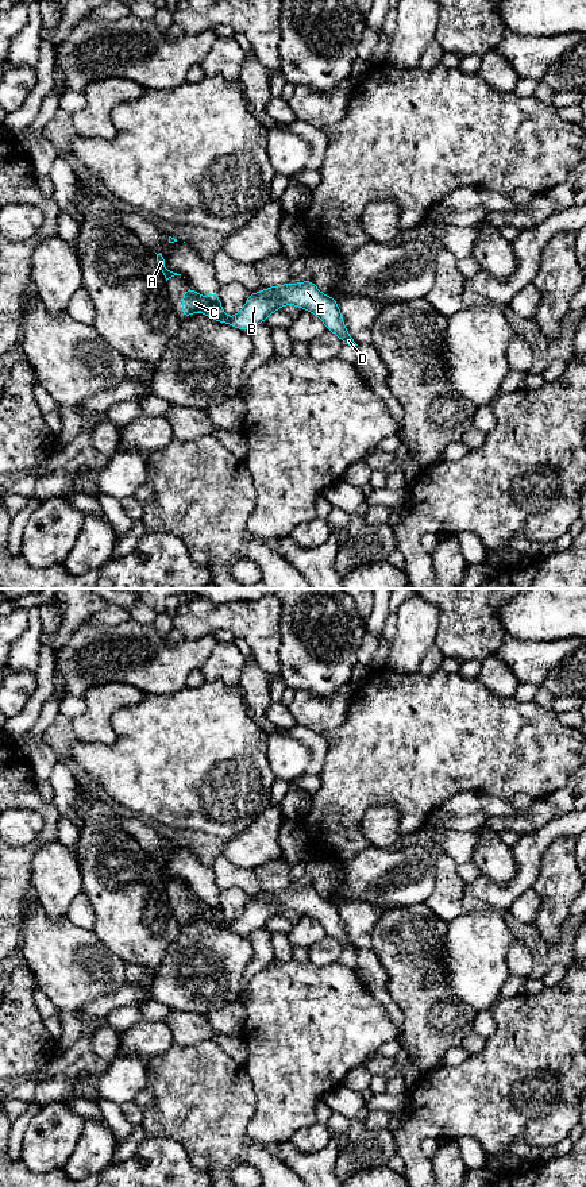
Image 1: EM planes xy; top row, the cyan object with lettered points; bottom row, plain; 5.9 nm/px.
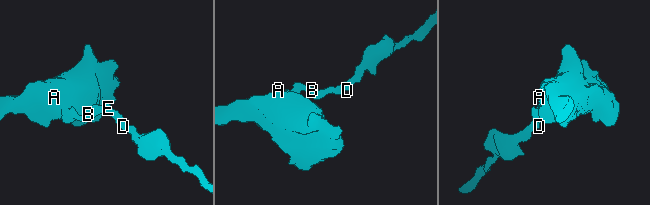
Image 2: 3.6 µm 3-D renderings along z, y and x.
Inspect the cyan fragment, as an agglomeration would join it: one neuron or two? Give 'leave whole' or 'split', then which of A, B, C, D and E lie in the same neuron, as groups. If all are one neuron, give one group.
split; A C / B D E

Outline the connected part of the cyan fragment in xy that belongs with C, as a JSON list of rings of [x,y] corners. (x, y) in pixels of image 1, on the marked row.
[[[188,288],[182,297],[181,317],[188,319],[196,311],[207,315],[209,319],[213,319],[213,305],[208,298],[201,297],[193,288]]]

